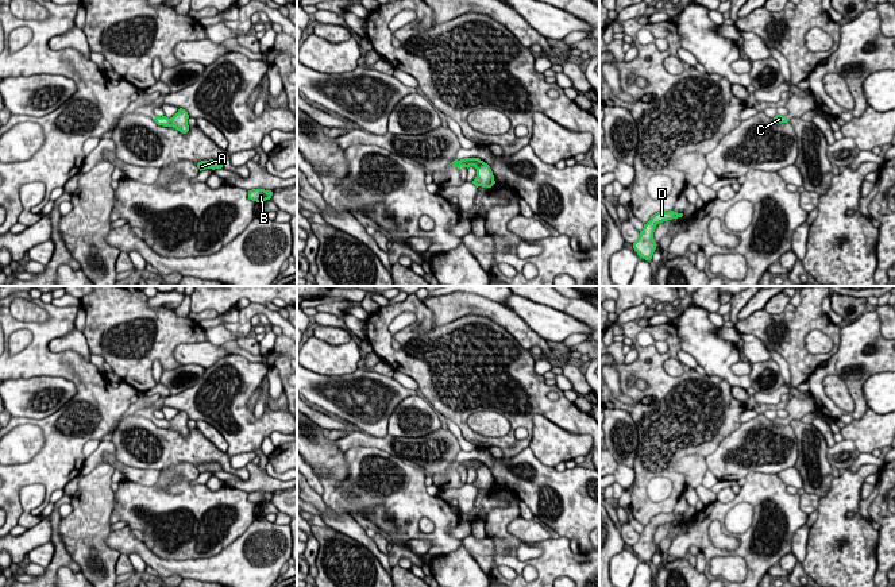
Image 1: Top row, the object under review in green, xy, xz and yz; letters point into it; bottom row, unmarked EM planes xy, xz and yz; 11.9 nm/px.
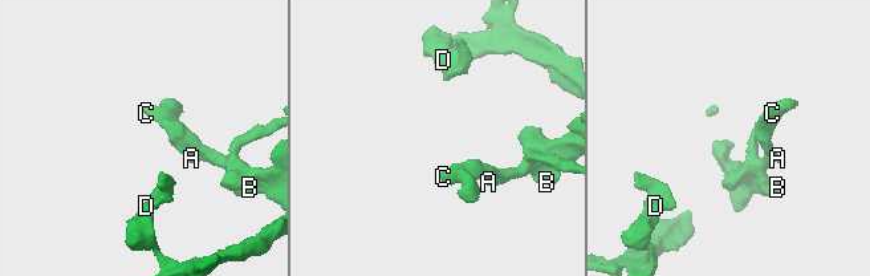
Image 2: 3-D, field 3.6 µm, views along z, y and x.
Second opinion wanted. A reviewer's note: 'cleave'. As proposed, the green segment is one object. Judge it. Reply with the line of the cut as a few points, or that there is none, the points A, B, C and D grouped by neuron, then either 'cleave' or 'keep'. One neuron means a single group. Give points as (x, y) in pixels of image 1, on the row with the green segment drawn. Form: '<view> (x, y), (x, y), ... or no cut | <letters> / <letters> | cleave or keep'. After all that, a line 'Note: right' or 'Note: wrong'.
no cut | A B C D | keep
Note: wrong

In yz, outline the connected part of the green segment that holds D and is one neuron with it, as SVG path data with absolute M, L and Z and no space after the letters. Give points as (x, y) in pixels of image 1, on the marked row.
M660 211L655 213L651 217L651 220L647 224L644 224L644 228L640 231L639 239L633 243L633 248L637 252L637 255L645 260L651 260L657 246L653 239L656 225L663 221L678 219L682 216L683 213L678 213L674 211Z

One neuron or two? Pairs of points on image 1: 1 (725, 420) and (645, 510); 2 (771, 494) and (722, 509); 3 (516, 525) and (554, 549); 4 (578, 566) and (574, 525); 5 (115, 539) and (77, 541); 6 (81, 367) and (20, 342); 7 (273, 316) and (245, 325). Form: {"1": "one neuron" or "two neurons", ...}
{"1": "one neuron", "2": "one neuron", "3": "two neurons", "4": "two neurons", "5": "two neurons", "6": "two neurons", "7": "one neuron"}

